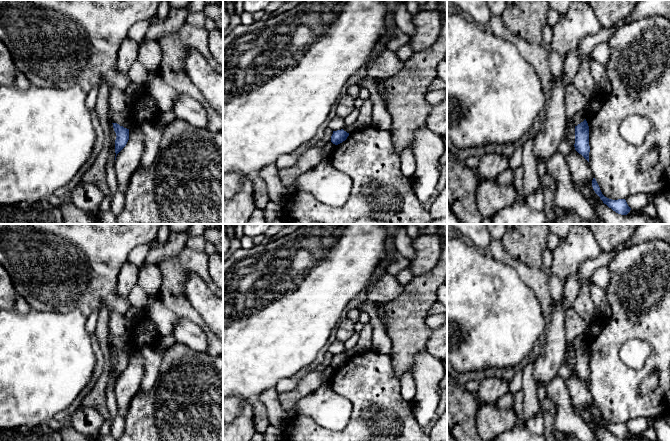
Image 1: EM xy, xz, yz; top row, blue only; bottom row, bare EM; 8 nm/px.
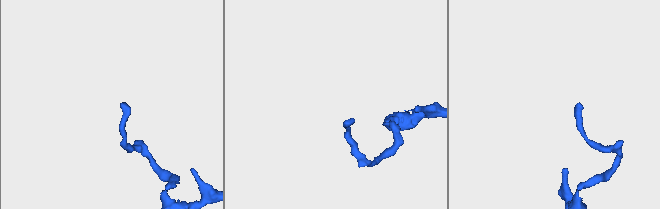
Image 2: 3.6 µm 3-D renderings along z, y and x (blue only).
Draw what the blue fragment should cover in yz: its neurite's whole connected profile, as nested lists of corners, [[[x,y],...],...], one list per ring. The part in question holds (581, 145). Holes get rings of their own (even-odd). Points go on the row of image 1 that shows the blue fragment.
[[[586,119],[575,126],[575,150],[589,162],[589,126]]]

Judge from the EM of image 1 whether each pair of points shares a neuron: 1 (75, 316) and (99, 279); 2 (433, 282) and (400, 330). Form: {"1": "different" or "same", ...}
{"1": "different", "2": "same"}

